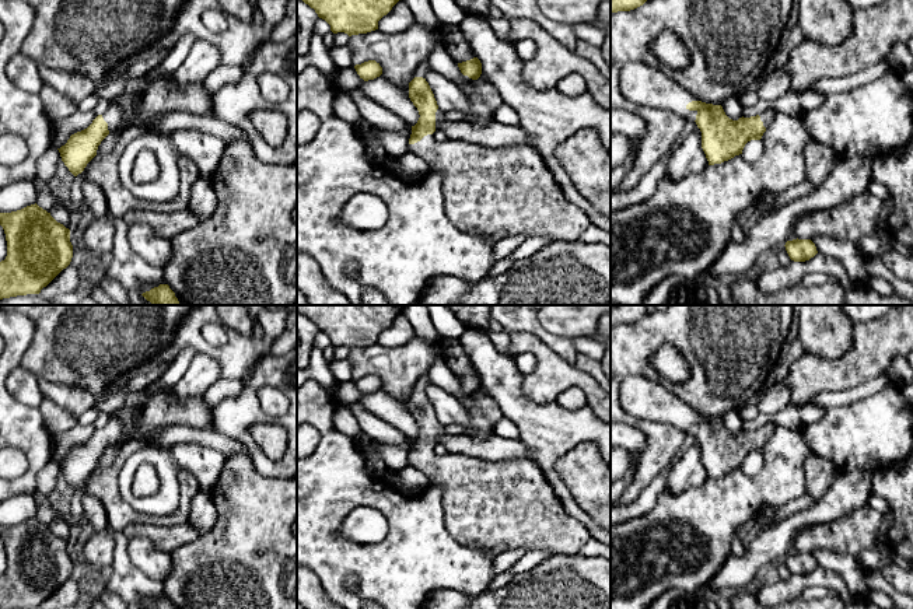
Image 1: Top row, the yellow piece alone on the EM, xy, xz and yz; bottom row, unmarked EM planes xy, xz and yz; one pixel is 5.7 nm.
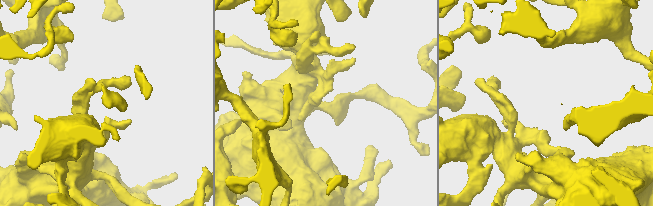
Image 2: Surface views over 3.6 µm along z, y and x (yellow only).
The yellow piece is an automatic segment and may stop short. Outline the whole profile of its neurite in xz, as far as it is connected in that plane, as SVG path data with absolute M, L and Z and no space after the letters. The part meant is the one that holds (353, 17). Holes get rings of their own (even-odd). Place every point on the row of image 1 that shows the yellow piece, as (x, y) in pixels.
M302 0L319 18L330 25L333 34L349 36L378 29L378 21L399 0Z

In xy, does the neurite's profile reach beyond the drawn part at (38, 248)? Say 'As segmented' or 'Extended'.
As segmented

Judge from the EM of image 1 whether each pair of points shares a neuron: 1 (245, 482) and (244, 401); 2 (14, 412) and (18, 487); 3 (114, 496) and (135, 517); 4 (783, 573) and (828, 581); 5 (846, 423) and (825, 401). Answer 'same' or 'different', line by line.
1: different
2: same
3: same
4: different
5: different

